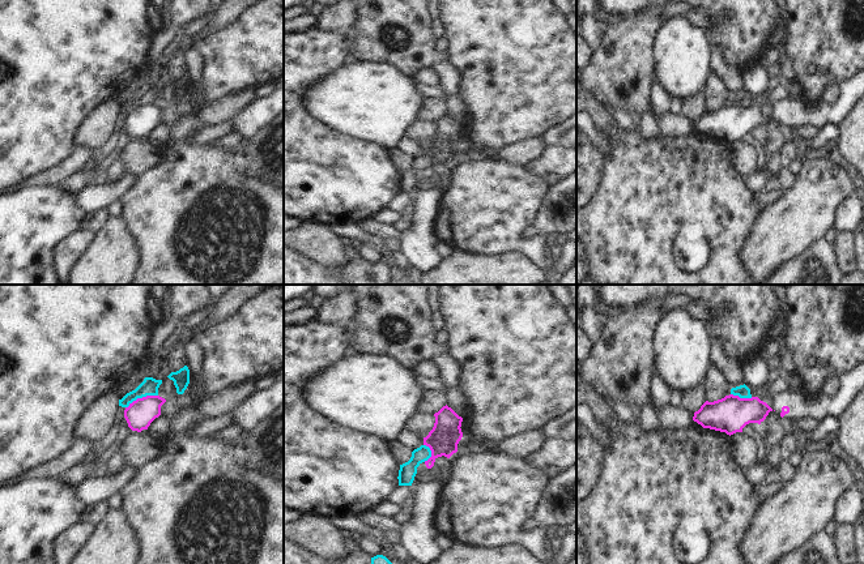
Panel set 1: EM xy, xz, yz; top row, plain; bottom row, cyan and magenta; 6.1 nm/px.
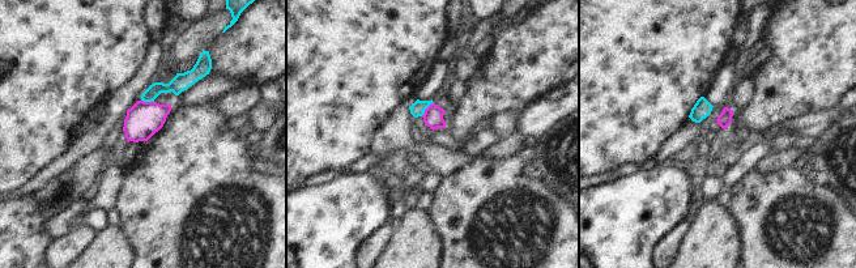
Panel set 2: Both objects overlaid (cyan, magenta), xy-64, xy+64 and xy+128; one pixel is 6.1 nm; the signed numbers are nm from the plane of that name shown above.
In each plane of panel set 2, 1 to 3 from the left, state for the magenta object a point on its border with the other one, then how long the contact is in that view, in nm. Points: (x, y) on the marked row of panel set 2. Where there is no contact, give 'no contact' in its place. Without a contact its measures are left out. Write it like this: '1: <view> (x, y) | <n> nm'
1: xy-64 (148, 101) | 80 nm
2: xy+64 (426, 107) | 120 nm
3: no contact

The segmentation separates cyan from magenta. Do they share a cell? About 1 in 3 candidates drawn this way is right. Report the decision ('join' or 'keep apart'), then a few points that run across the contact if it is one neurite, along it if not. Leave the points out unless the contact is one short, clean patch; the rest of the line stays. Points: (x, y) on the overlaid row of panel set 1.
keep apart; line xy (157, 394), (137, 397), (126, 407)

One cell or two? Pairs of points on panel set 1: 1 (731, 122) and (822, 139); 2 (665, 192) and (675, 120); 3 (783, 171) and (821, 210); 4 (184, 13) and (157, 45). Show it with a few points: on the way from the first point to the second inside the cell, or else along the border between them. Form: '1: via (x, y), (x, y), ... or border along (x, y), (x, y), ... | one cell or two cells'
1: border along (838, 123), (824, 123), (818, 128) | two cells
2: border along (693, 128), (685, 133), (662, 136) | two cells
3: border along (796, 175), (796, 179), (787, 189) | two cells
4: via (177, 21), (162, 37) | one cell

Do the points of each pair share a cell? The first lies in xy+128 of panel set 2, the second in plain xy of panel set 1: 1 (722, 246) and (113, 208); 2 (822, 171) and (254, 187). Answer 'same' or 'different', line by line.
1: different
2: different

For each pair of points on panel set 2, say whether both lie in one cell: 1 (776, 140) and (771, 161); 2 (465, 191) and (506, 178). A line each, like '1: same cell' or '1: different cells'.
1: different cells
2: same cell

